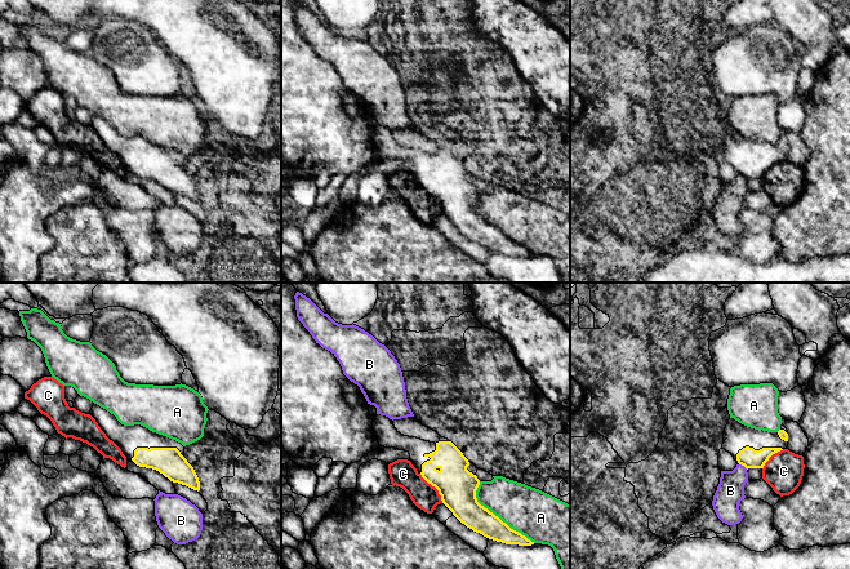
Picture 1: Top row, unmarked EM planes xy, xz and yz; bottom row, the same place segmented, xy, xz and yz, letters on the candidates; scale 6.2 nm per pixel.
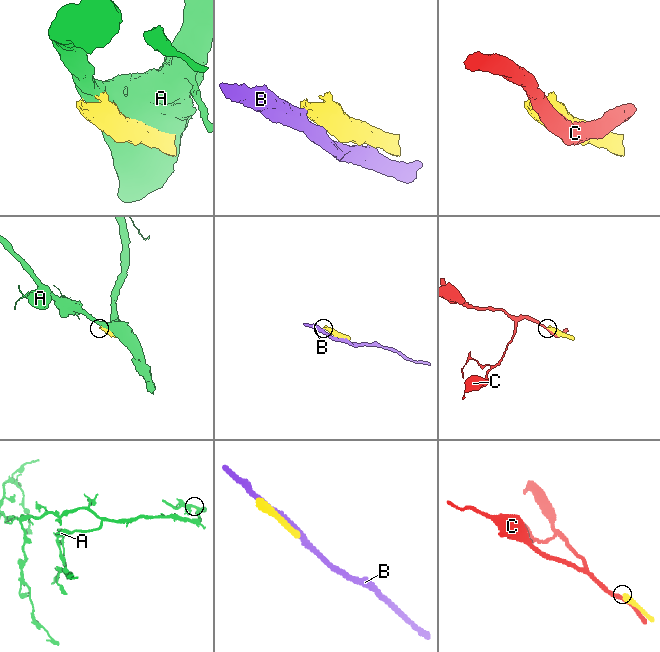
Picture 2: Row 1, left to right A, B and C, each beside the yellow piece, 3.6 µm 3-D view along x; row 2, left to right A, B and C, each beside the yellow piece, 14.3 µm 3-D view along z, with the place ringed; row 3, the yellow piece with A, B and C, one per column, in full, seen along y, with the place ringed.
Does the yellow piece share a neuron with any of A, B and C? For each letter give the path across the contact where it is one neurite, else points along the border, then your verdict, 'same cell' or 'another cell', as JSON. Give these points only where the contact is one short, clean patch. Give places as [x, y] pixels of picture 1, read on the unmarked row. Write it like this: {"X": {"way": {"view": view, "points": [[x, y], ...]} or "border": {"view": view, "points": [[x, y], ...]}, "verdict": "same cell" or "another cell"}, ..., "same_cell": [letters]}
{"A": {"verdict": "another cell"}, "B": {"border": {"view": "yz", "points": [[739, 174], [747, 179]]}, "verdict": "another cell"}, "C": {"verdict": "another cell"}, "same_cell": []}

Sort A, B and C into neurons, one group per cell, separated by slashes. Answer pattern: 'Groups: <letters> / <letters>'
Groups: A / B / C

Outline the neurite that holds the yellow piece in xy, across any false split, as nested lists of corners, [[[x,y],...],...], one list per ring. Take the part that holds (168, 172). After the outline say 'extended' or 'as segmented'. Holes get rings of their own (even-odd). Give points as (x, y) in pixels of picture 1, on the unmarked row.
[[[97,115],[89,125],[106,147],[137,177],[156,181],[173,194],[200,201],[199,188],[184,169],[184,157],[181,154],[141,135],[124,137],[114,125]]]; extended

